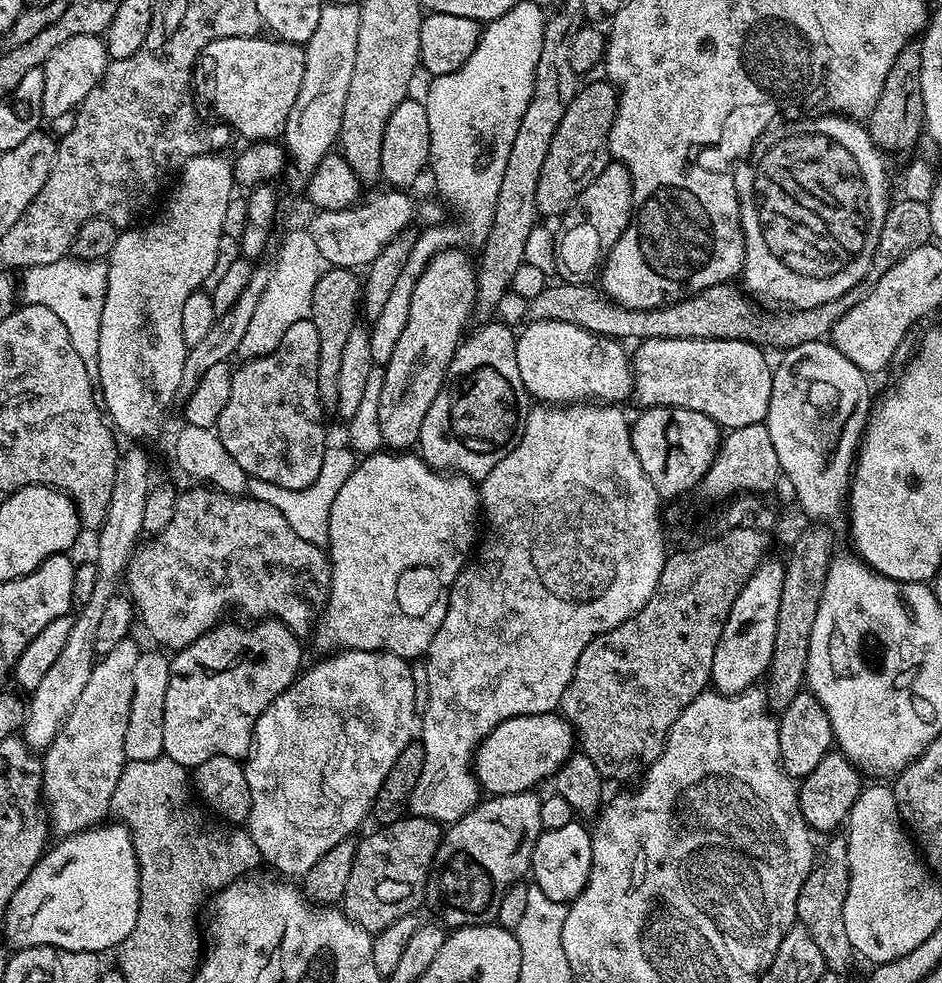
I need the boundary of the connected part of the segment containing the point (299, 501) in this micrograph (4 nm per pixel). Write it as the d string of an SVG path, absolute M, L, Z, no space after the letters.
M344 444L343 446L329 445L324 449L322 470L310 486L303 487L302 490L288 490L286 487L276 486L274 483L250 478L246 492L251 499L274 506L300 538L312 545L325 547L329 538L330 509L334 504L334 497L338 491L342 490L343 483L353 473L357 463L357 453L351 447Z

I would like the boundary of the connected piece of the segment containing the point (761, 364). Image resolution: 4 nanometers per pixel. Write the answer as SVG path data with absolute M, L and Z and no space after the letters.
M650 338L641 340L635 345L636 356L631 357L632 365L632 396L644 408L685 408L686 410L698 410L698 414L706 414L721 429L731 430L750 426L751 424L763 424L767 421L770 410L770 390L772 389L773 365L768 365L768 360L764 357L765 349L758 344L752 344L748 340L703 340L702 338Z

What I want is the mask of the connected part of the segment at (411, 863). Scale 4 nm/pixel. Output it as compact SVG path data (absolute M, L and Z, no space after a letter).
M411 814L375 830L376 832L357 843L353 869L350 870L342 901L342 910L347 918L371 935L381 932L398 918L413 915L418 910L416 908L423 905L427 895L428 877L431 875L442 835L441 825L436 821Z

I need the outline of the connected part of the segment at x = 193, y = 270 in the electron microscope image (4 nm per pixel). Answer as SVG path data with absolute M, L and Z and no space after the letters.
M213 154L190 158L190 162L186 162L178 173L180 181L177 182L176 189L173 190L172 197L169 198L168 205L164 208L164 213L157 220L150 221L145 228L129 226L123 229L114 242L114 250L106 257L108 277L106 278L106 298L102 306L102 326L98 330L98 366L95 375L98 377L98 392L102 397L103 411L110 417L115 431L121 437L123 437L122 435L129 436L132 439L129 441L144 442L140 440L154 435L159 430L160 423L164 420L164 411L171 406L172 399L177 399L182 386L182 366L186 366L186 354L190 347L182 338L182 306L186 303L186 298L190 298L190 294L203 289L206 278L214 269L214 264L218 259L218 242L225 235L222 230L222 222L226 218L226 210L232 205L234 199L234 193L232 193L232 188L234 189L233 161L227 160L226 157L227 155L224 154Z

